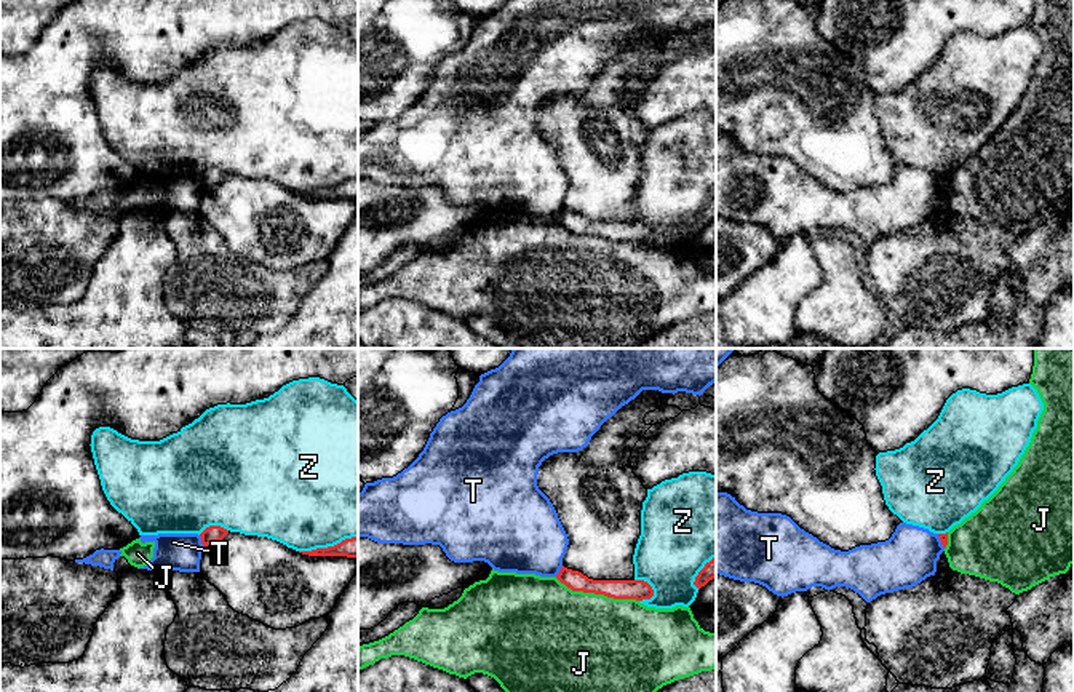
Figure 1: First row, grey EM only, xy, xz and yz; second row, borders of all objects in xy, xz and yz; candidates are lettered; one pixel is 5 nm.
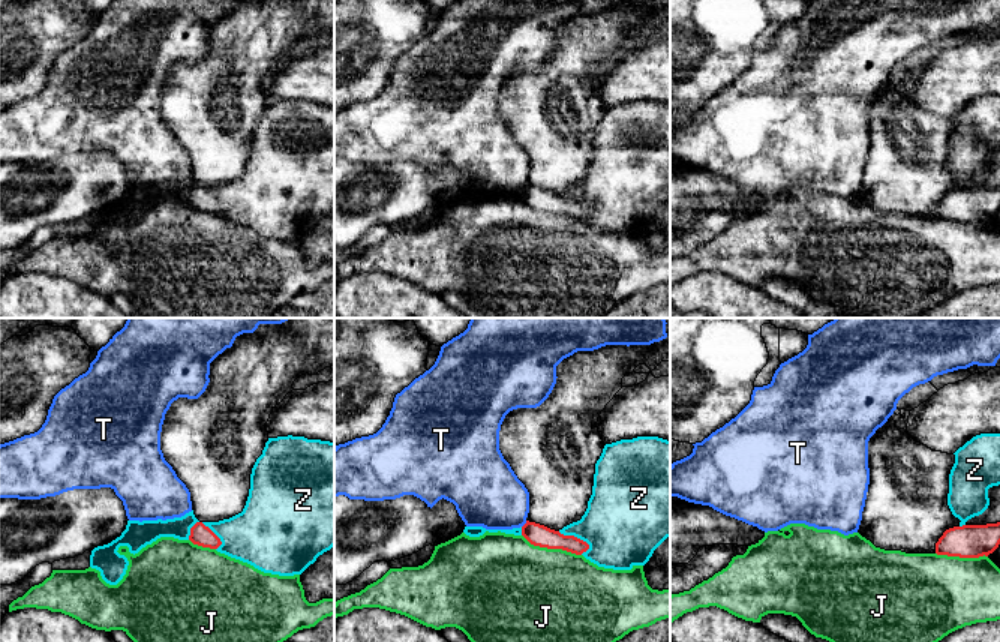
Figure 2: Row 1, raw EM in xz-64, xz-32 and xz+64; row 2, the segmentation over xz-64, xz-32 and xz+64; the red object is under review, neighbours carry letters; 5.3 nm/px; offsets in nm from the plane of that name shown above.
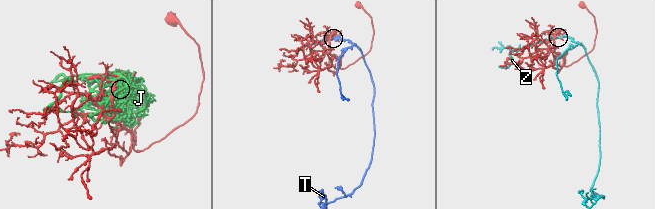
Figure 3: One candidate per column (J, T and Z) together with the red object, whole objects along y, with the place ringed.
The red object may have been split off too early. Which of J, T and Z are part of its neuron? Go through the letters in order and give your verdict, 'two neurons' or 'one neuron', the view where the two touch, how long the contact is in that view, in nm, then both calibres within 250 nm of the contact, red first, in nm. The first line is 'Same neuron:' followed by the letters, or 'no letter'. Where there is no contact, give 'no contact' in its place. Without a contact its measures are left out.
Same neuron: no letter
J: two neurons; meets red in xz; contact 440 nm long; 100 nm thick on the red side, 500 nm on the other
T: two neurons; meets red in xy; contact 60 nm long; 90 nm thick on the red side, 190 nm on the other
Z: two neurons; meets red in xy; contact 300 nm long; 110 nm thick on the red side, 500 nm on the other

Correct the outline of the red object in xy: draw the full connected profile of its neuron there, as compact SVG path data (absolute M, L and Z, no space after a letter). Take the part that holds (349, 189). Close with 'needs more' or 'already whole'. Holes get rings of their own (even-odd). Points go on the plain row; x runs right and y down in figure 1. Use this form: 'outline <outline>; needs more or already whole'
outline M358 179L345 181L340 185L328 190L316 190L312 193L299 193L308 198L347 198L358 201Z; already whole

